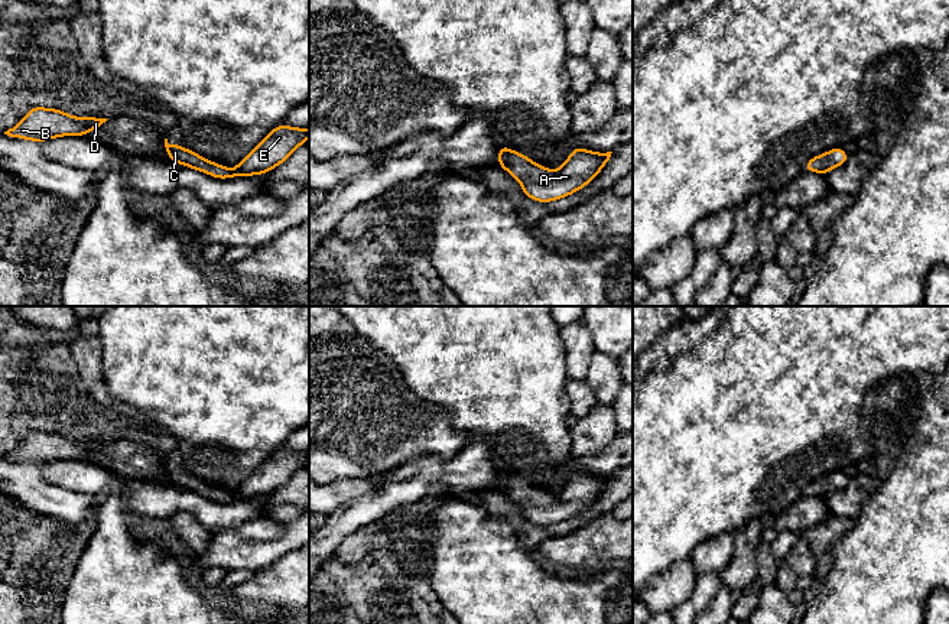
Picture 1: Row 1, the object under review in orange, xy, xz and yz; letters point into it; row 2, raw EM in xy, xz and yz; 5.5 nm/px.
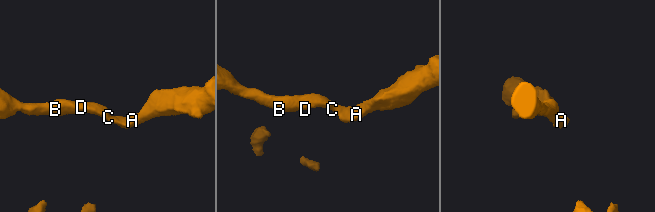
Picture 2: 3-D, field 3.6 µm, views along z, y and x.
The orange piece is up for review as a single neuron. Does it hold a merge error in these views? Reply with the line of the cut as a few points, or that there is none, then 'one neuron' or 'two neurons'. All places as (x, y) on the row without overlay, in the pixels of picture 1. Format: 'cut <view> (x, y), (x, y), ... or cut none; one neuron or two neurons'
cut none; one neuron

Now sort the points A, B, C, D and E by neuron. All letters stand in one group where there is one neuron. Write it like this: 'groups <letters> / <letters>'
groups A B C D E

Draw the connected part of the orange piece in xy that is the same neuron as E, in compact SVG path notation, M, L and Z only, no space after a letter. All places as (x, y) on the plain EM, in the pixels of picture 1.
M285 446L273 452L234 493L204 482L198 477L179 468L169 468L165 462L165 471L169 484L205 495L218 503L231 503L234 500L253 500L270 495L277 488L289 482L292 475L305 468L309 461L309 451L296 452Z

